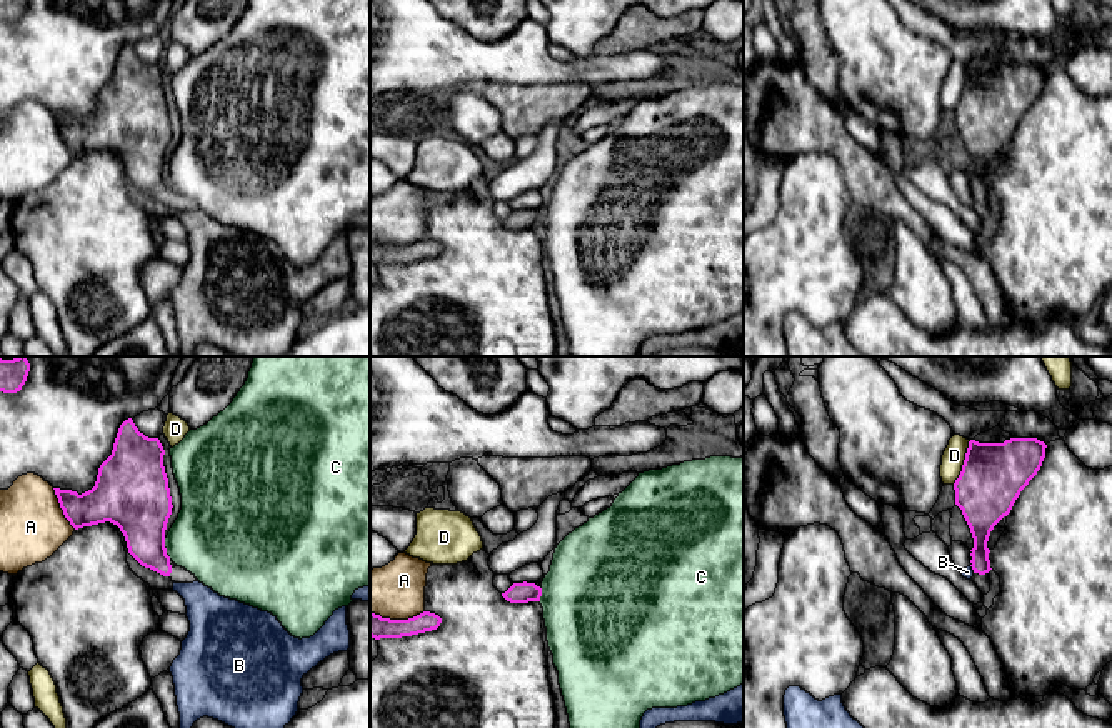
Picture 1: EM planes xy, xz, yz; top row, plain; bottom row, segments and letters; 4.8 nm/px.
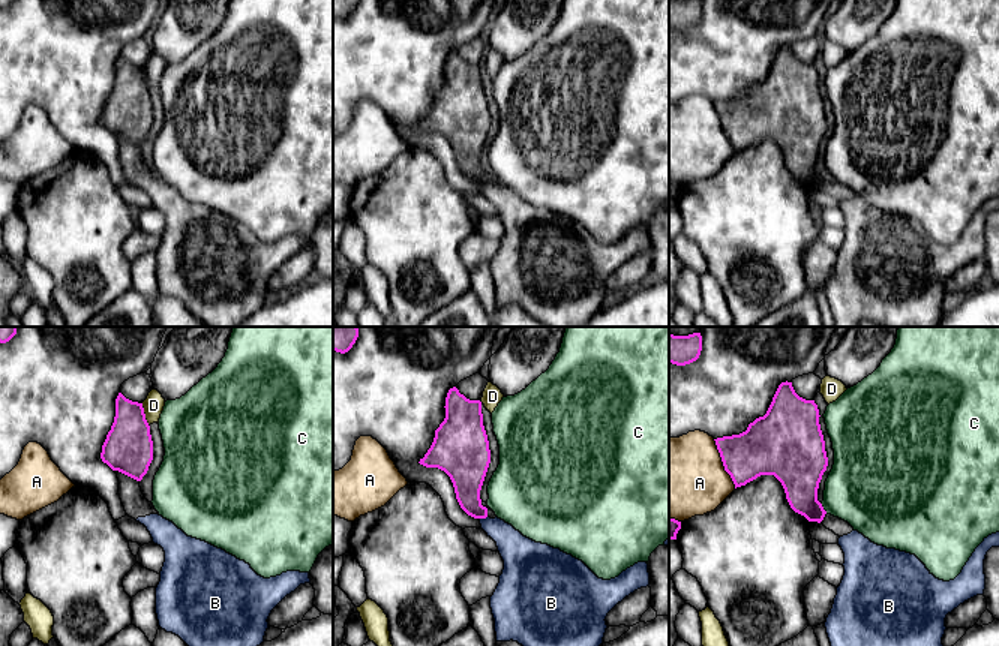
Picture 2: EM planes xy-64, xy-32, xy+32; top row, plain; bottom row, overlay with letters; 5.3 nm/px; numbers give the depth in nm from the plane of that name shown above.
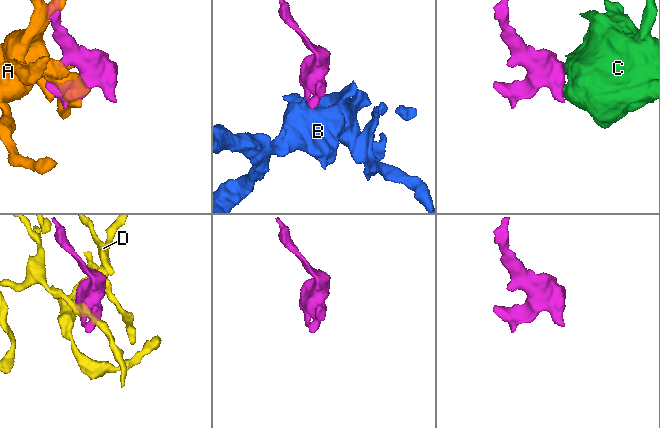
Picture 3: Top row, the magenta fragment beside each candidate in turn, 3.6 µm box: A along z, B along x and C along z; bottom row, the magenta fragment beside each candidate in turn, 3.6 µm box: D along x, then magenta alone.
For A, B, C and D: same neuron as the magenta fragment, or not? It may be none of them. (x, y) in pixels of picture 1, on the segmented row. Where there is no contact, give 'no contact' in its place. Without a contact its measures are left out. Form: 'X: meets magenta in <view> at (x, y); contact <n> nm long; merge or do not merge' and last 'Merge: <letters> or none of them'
A: meets magenta in xz at (397, 620); contact 260 nm long; do not merge
B: meets magenta in yz at (972, 568); contact 40 nm long; do not merge
C: meets magenta in xy at (165, 548); contact 110 nm long; do not merge
D: meets magenta in yz at (964, 462); contact 240 nm long; do not merge
Merge: none of them

